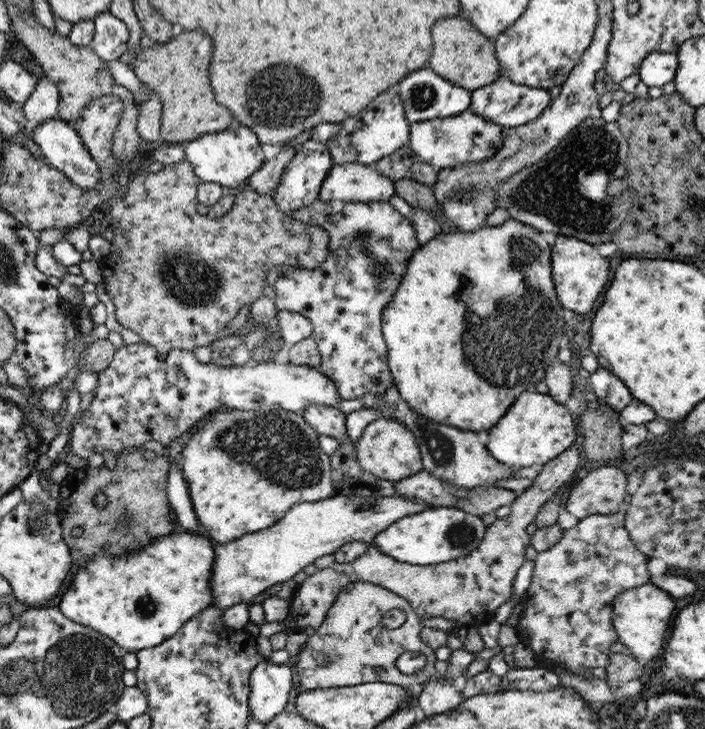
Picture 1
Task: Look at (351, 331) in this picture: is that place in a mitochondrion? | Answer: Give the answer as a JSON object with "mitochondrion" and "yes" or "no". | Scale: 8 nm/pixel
{"mitochondrion":"no"}

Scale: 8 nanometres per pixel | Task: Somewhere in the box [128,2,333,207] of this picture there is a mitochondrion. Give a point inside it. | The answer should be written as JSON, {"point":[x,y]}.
{"point":[294,96]}

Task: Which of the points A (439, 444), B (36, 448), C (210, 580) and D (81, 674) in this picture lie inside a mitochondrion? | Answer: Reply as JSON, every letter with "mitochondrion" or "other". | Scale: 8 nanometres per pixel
{"A":"mitochondrion","B":"other","C":"other","D":"mitochondrion"}

